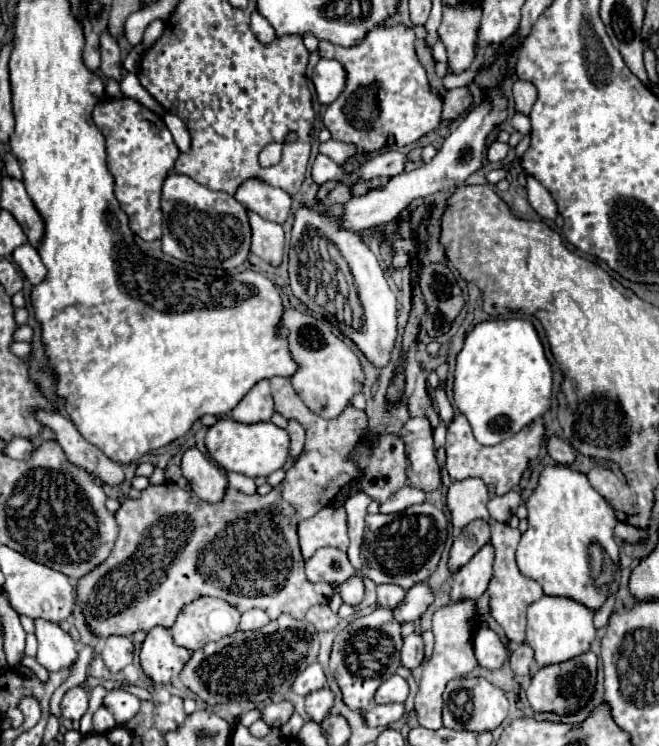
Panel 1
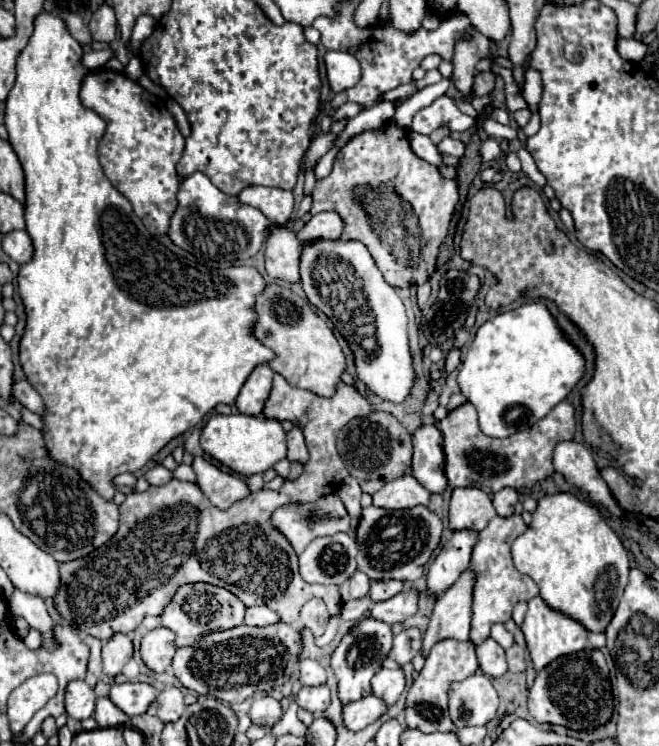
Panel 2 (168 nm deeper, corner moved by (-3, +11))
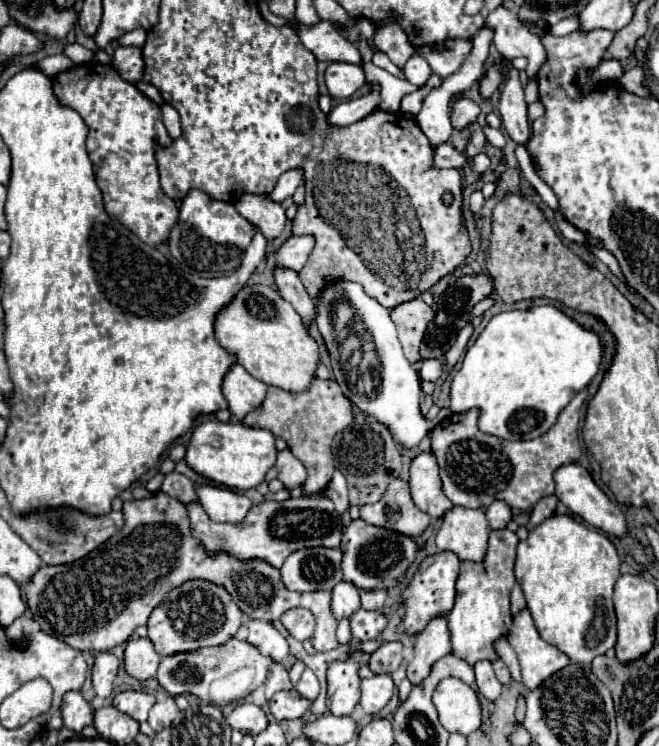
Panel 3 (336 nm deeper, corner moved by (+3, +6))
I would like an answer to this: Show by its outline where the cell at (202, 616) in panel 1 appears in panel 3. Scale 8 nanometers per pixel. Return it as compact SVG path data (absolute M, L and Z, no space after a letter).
M187 580L181 586L165 594L163 602L151 612L147 628L149 640L153 642L157 654L171 656L177 652L193 652L205 646L219 646L233 638L241 626L243 612L233 602L231 594L207 580Z

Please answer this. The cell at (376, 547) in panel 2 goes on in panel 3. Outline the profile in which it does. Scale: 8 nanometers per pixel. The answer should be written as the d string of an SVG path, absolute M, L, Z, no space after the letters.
M361 518L353 520L345 528L339 548L343 552L343 560L341 560L343 580L363 590L377 590L377 588L387 590L387 588L397 586L403 580L405 570L415 560L417 550L419 550L413 538L405 538L403 534L389 534L389 530L369 526Z

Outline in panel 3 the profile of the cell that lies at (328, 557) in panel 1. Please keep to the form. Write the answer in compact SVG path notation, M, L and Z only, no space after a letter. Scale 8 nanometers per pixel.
M305 548L293 552L279 568L287 590L333 590L343 580L339 548Z

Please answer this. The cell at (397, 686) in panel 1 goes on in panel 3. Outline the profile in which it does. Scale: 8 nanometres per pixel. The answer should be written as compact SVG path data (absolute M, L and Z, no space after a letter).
M387 674L365 678L361 682L361 708L365 714L377 714L393 694L393 680Z

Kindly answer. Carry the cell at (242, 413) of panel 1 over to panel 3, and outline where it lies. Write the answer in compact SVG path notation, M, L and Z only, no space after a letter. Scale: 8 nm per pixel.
M233 364L223 378L223 396L229 402L229 410L235 418L243 420L245 414L261 406L267 386L253 378L241 364Z

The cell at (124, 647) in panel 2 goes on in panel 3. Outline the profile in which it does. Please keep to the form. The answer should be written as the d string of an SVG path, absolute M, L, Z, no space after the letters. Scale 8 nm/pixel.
M101 652L95 656L95 666L91 670L93 690L99 698L107 698L113 692L113 680L117 676L119 660L111 652Z

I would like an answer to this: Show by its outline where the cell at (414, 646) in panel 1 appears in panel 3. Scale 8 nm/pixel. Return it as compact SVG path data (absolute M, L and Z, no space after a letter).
M383 642L369 658L369 668L375 674L391 674L403 660L403 646L399 642Z

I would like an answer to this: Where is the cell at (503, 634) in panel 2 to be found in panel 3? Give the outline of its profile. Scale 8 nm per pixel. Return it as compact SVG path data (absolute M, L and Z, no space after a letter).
M505 638L497 640L497 654L501 656L501 660L507 664L509 672L511 672L511 678L515 682L521 682L521 672L519 672L519 662L517 662L517 656L513 654L513 648L509 646L509 642Z

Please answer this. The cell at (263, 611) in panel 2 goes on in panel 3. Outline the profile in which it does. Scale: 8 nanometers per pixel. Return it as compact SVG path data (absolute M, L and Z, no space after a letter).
M249 620L249 642L263 654L269 656L273 662L281 664L283 658L289 654L287 640L273 628L271 622L261 622L261 620Z

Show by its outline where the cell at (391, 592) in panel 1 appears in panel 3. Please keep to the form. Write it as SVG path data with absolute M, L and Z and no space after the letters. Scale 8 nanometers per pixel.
M359 590L363 610L381 610L387 598L385 590Z

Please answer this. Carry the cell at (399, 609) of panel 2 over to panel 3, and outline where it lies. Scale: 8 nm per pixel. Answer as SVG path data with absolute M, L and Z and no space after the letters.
M357 610L351 618L351 634L355 640L373 640L381 634L381 630L387 626L387 618L381 612L367 612L367 610Z

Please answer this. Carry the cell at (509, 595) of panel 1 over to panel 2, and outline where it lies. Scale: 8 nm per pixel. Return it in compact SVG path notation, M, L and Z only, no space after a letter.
M521 515L493 517L489 525L479 533L479 543L471 555L471 569L475 571L475 597L473 597L473 621L471 621L471 641L477 645L489 635L493 623L505 623L511 619L513 607L519 601L529 601L539 595L535 581L519 573L511 559L511 543L527 529Z

